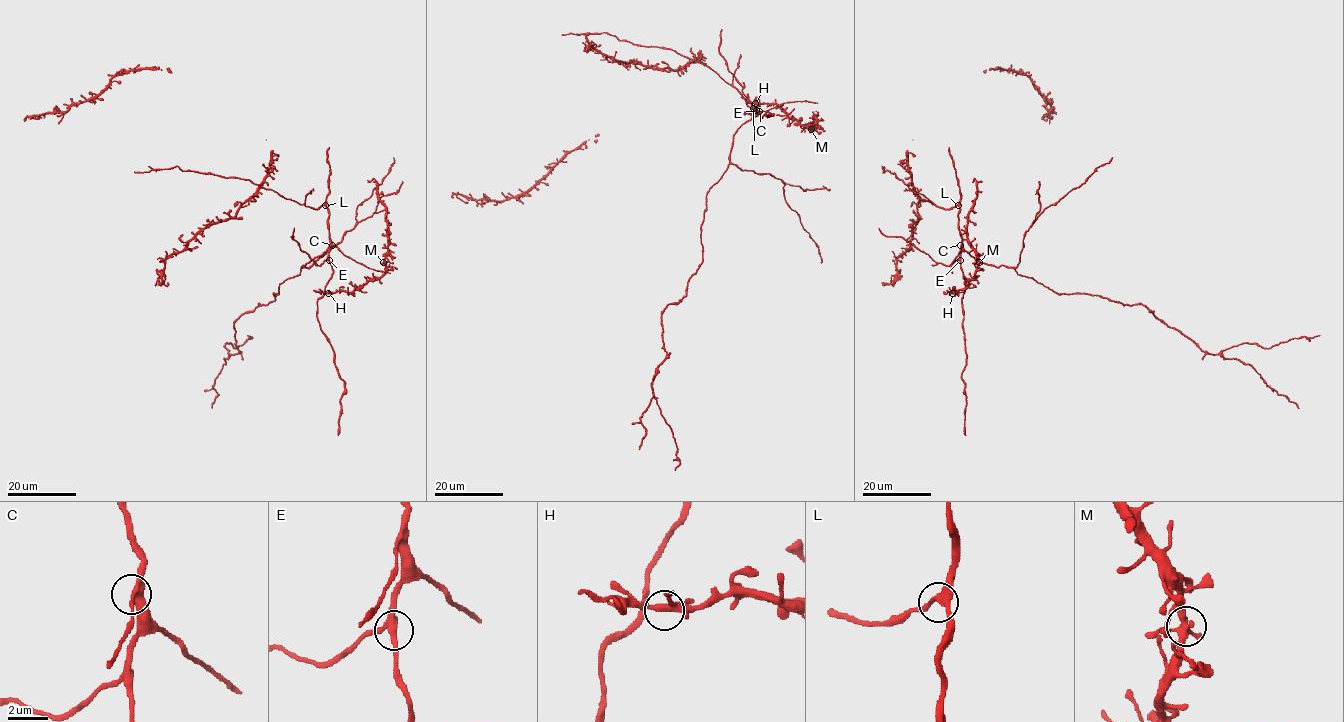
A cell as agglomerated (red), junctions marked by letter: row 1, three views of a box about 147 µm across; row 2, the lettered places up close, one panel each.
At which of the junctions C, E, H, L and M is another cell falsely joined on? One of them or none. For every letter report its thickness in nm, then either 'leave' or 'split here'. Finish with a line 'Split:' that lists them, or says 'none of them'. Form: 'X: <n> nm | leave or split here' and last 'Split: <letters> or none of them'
C: 340 nm | leave
E: 360 nm | leave
H: 320 nm | leave
L: 340 nm | leave
M: 320 nm | leave
Split: none of them

